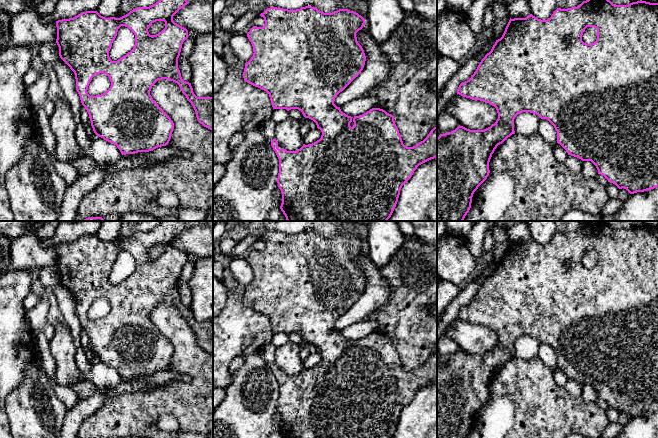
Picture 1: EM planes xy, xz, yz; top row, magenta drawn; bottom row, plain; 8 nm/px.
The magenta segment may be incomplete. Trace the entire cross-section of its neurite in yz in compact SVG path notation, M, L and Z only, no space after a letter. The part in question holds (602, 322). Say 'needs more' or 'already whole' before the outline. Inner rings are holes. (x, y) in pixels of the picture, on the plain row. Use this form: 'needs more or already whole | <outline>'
already whole | M590 221L577 231L557 232L547 244L538 243L532 238L526 242L510 242L502 261L496 264L491 275L481 284L471 302L459 309L457 318L491 328L497 334L498 343L484 354L470 354L459 349L455 354L440 358L437 362L437 438L467 438L469 436L474 416L489 400L489 386L492 378L498 369L515 358L514 343L522 336L530 336L541 343L547 343L557 355L557 367L566 374L568 379L582 385L591 385L596 390L598 398L603 399L608 406L615 408L619 413L624 412L630 418L634 418L658 411L658 227L640 224L628 229L616 229L606 221ZM587 251L597 253L597 263L592 268L582 265L583 256Z

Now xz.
needs more | M312 230L301 231L296 234L270 231L261 237L260 240L264 242L264 250L253 250L247 257L254 277L251 283L245 287L243 296L244 304L266 315L269 318L273 333L286 333L287 335L298 333L305 342L313 344L317 352L322 356L319 364L312 368L303 368L297 375L287 375L276 363L271 364L271 370L279 383L277 407L282 417L281 435L283 438L392 438L398 426L402 410L411 402L419 389L437 381L437 350L416 370L407 371L403 368L401 359L394 345L394 340L387 337L385 334L372 332L362 339L351 341L343 337L340 331L334 328L337 319L361 297L365 289L366 280L356 261L356 257L363 252L365 243L358 237L348 233L339 233L332 237L324 237Z

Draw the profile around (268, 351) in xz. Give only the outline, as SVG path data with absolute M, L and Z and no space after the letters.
M272 344L264 345L259 350L259 353L267 364L271 365L275 363L276 347L274 345Z

